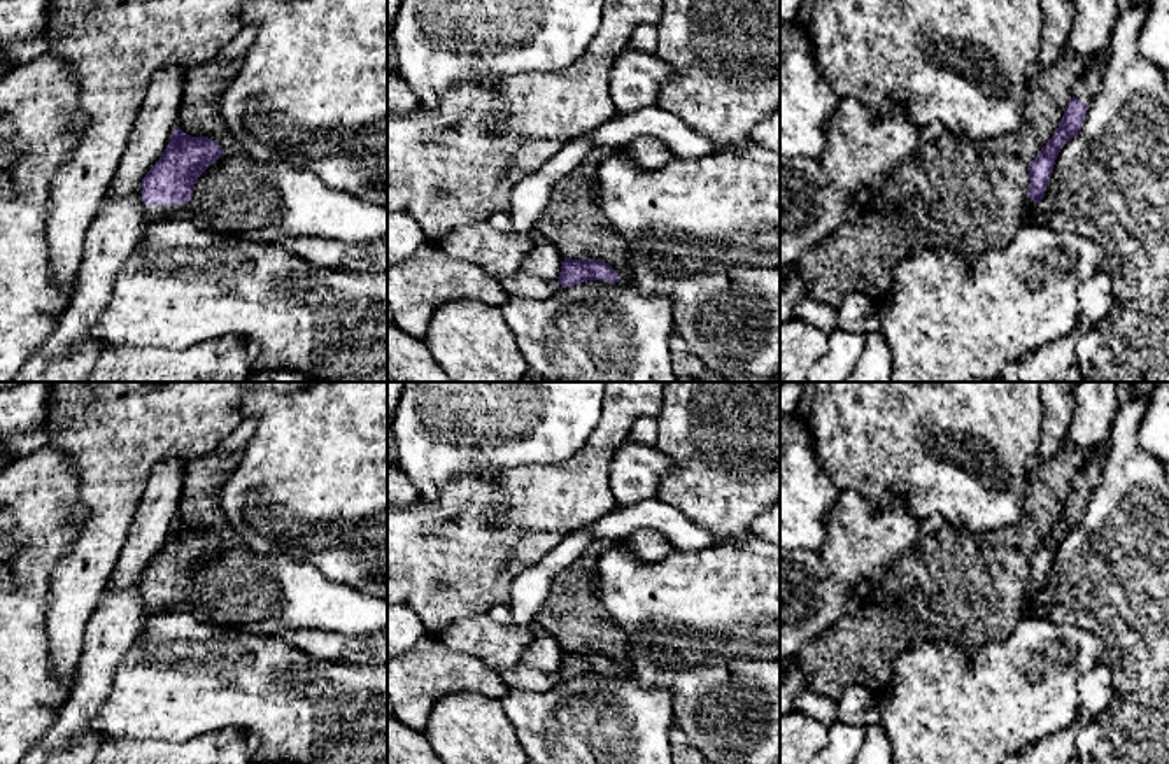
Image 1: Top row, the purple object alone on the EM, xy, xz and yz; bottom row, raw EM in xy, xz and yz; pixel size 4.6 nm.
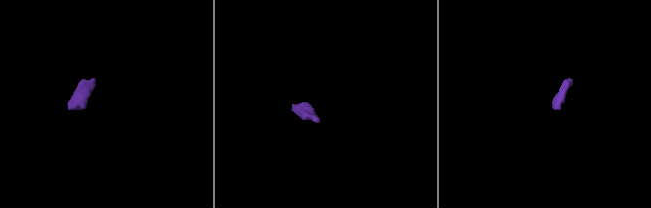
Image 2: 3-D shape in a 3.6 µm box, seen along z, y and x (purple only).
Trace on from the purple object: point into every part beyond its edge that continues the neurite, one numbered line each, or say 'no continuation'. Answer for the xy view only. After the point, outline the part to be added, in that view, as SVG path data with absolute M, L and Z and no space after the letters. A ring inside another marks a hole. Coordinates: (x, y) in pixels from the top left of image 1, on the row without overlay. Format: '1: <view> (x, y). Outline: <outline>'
1: xy (151, 605). Outline: M142 594L142 606L144 606L145 617L159 613L159 612L168 612L168 610L191 612L191 599L189 596L145 598Z

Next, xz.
no continuation

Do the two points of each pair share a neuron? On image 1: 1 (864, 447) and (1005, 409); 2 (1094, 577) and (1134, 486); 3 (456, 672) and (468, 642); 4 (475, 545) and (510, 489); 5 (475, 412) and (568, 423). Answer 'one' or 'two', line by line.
1: one
2: one
3: two
4: one
5: one

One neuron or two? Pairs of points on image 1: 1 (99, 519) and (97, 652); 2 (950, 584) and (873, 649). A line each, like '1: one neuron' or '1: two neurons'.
1: two neurons
2: one neuron

